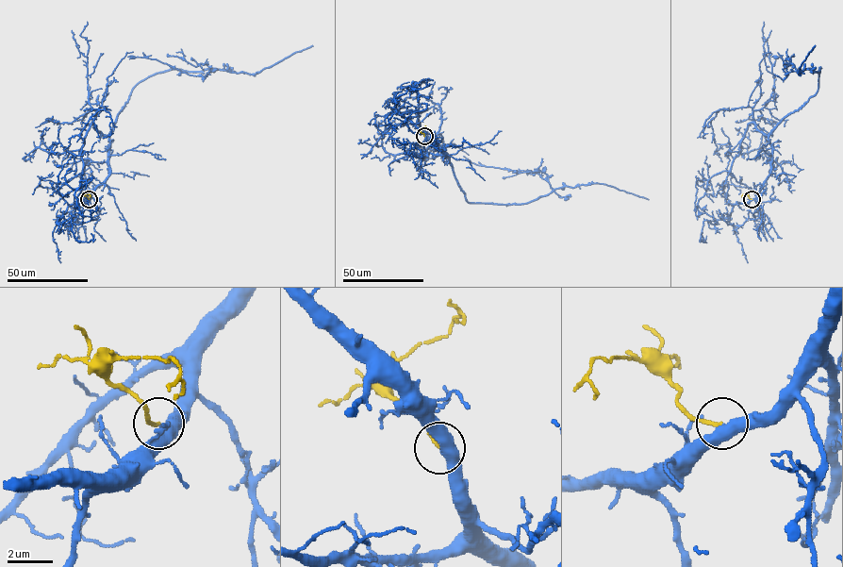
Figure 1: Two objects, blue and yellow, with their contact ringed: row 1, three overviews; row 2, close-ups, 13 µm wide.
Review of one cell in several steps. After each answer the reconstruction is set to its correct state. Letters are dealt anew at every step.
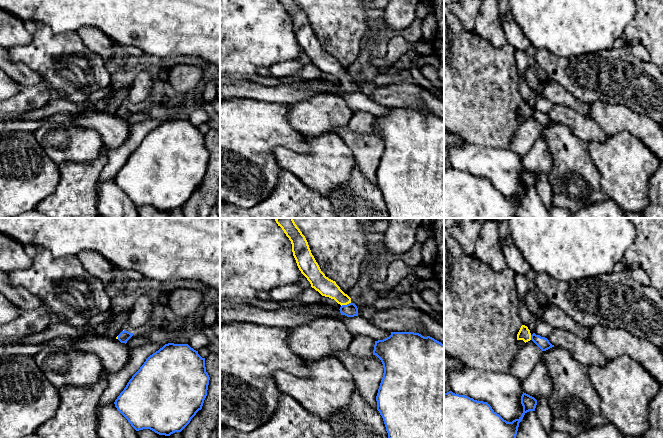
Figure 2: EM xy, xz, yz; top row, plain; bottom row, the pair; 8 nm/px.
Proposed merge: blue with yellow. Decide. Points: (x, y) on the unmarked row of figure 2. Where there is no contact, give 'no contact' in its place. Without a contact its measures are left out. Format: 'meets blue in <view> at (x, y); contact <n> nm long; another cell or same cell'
meets blue in xz at (345, 81); contact 90 nm long; same cell

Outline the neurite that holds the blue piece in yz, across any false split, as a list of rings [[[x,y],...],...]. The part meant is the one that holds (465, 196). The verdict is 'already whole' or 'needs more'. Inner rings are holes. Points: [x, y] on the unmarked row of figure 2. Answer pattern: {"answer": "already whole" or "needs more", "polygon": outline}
{"answer": "already whole", "polygon": [[[452,167],[444,169],[444,218],[515,218],[519,199],[527,188],[535,187],[537,176],[523,168],[521,180],[521,193],[507,198],[487,178],[477,177]]]}

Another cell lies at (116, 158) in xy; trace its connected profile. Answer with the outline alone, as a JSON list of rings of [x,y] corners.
[[[150,117],[142,122],[133,124],[130,126],[130,135],[119,148],[107,149],[107,163],[103,168],[97,183],[98,193],[99,185],[103,181],[114,179],[129,156],[140,145],[146,135],[164,121],[165,119]]]

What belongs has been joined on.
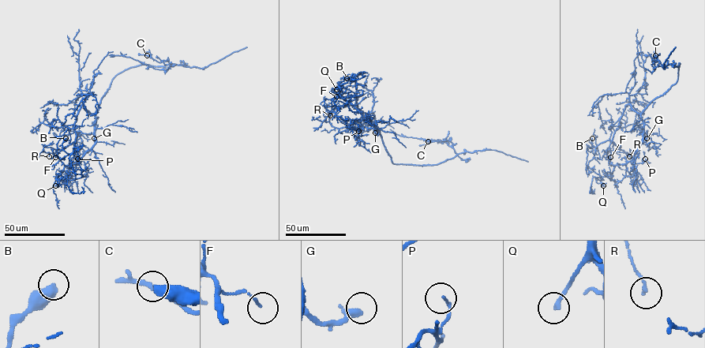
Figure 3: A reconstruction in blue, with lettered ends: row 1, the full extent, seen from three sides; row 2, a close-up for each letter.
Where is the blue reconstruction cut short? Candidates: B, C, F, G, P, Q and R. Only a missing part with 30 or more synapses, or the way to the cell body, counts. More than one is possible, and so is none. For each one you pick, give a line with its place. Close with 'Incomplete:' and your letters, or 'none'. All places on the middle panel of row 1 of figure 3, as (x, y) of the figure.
G: at (375, 132)
Incomplete: G

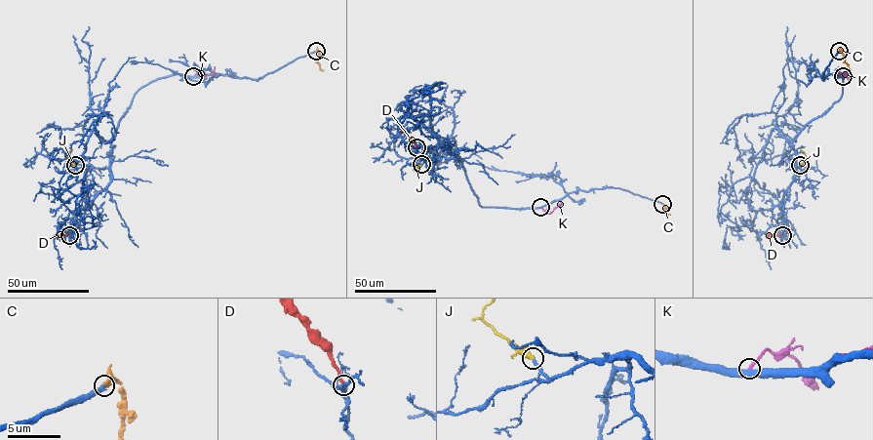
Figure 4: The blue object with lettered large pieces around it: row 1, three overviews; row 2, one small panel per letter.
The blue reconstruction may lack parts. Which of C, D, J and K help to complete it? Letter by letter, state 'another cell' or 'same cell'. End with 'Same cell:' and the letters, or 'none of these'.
C: another cell
D: another cell
J: same cell
K: another cell
Same cell: J

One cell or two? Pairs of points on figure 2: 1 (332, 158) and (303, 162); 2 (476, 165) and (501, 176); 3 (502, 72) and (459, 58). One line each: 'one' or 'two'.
1: one
2: one
3: one

